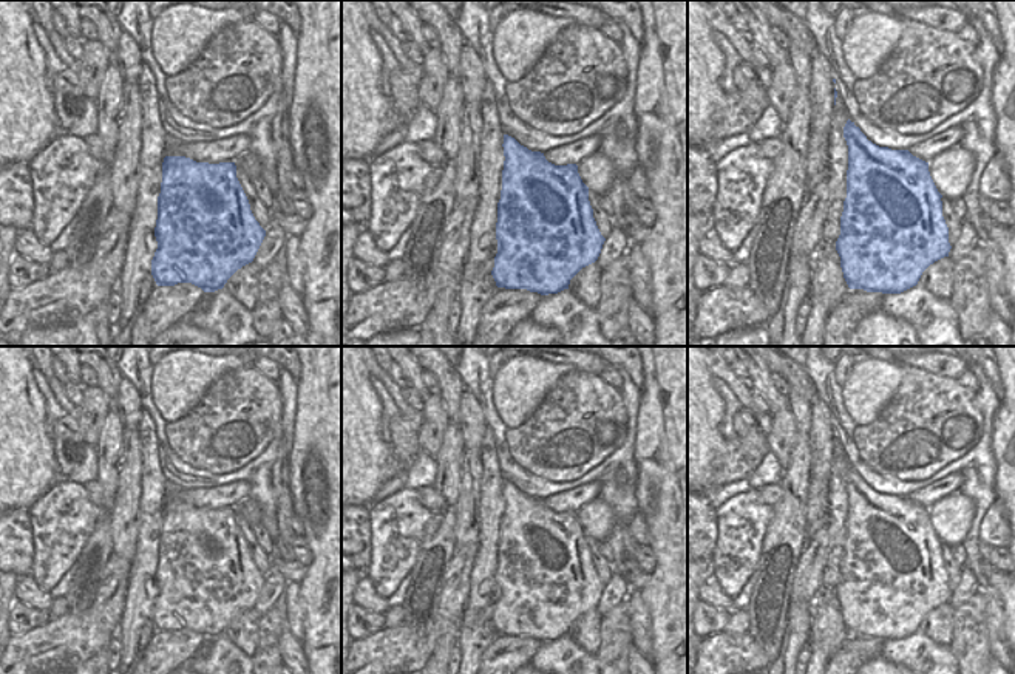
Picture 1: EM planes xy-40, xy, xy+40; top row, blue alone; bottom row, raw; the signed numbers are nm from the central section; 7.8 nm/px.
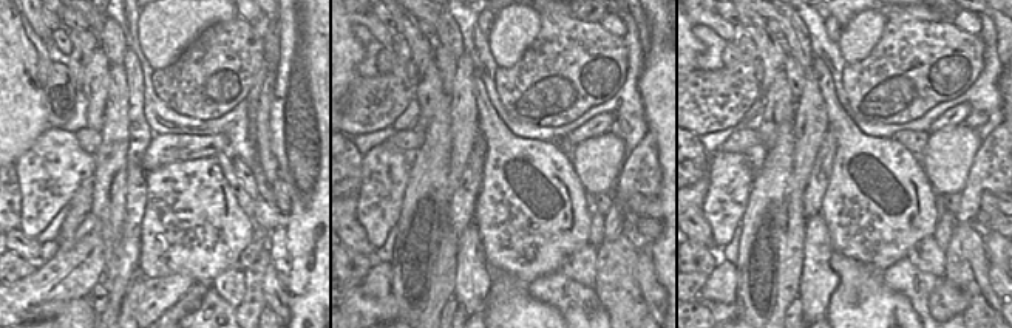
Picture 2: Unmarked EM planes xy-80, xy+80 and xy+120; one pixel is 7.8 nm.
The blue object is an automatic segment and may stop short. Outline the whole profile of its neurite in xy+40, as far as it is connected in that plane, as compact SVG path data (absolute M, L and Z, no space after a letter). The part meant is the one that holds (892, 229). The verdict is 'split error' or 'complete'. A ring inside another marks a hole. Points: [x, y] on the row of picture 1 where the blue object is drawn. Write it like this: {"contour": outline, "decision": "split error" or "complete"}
{"contour": "M850 119L844 127L848 145L847 198L840 216L836 250L850 289L901 294L918 284L922 272L949 257L949 227L942 216L928 162L908 150L879 147L867 139Z", "decision": "complete"}

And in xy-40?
{"contour": "M165 156L154 237L158 249L151 260L151 275L158 286L192 283L204 292L215 292L238 269L253 261L266 230L250 210L235 162L209 164L185 156Z", "decision": "complete"}

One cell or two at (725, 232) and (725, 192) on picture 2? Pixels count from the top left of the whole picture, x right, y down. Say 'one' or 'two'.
one

